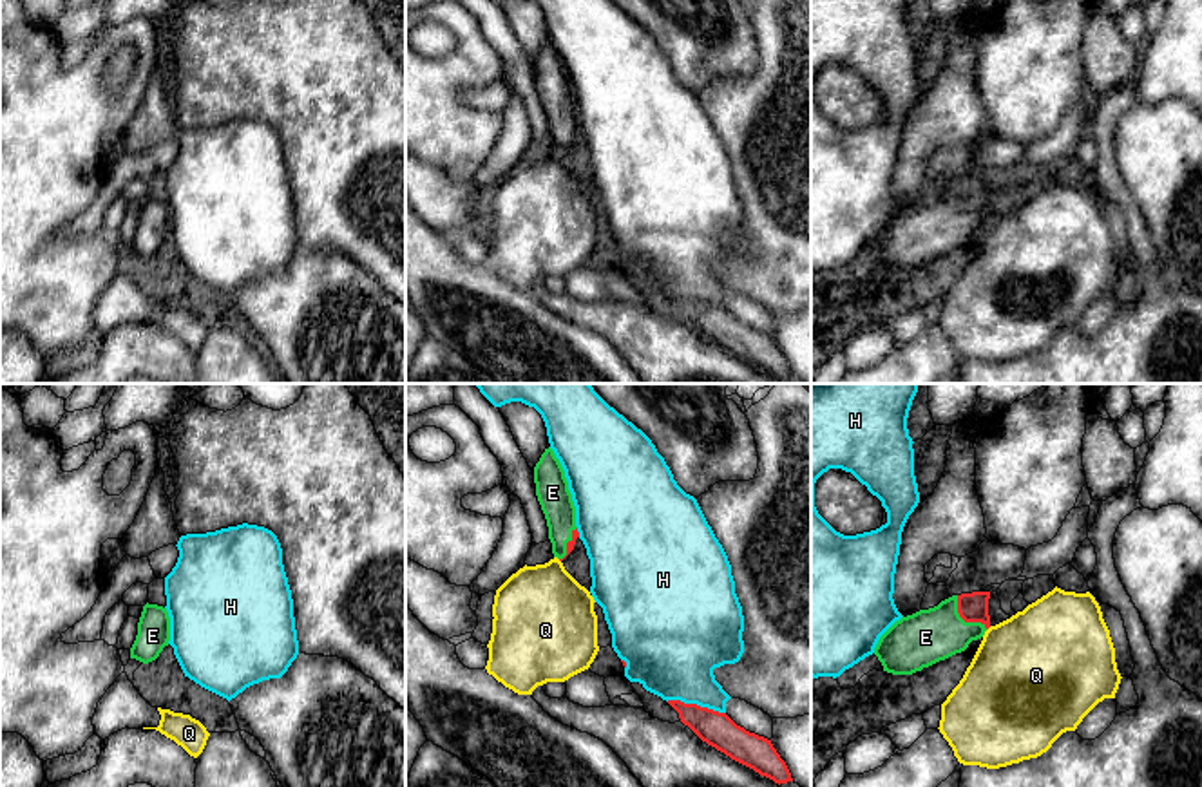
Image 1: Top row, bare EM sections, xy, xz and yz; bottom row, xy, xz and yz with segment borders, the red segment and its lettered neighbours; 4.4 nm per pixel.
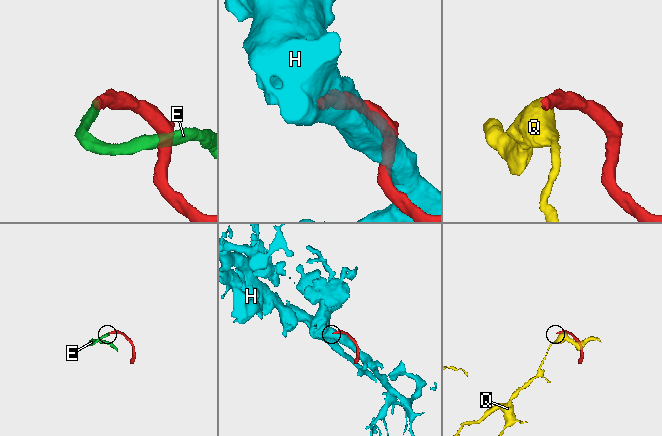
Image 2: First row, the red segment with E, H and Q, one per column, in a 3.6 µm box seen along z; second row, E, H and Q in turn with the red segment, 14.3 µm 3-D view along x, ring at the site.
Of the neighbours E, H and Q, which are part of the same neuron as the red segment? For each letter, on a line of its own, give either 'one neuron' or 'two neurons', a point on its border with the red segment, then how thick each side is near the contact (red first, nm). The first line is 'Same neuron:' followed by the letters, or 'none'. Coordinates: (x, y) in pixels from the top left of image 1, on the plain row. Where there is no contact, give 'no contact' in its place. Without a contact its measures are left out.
Same neuron: E
E: one neuron; contact yz (963, 214); calibres 130 and 240 nm
H: two neurons; contact xz (696, 299); calibres 160 and 380 nm
Q: two neurons; no contact

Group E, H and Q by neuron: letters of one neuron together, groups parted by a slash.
E / H / Q

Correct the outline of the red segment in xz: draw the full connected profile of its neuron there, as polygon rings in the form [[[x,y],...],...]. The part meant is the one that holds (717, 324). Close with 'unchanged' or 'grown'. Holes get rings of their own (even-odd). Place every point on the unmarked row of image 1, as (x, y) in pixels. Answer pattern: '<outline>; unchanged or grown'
[[[668,295],[668,299],[679,308],[681,317],[708,340],[778,380],[793,376],[771,335],[746,326],[726,308],[681,295]]]; unchanged

